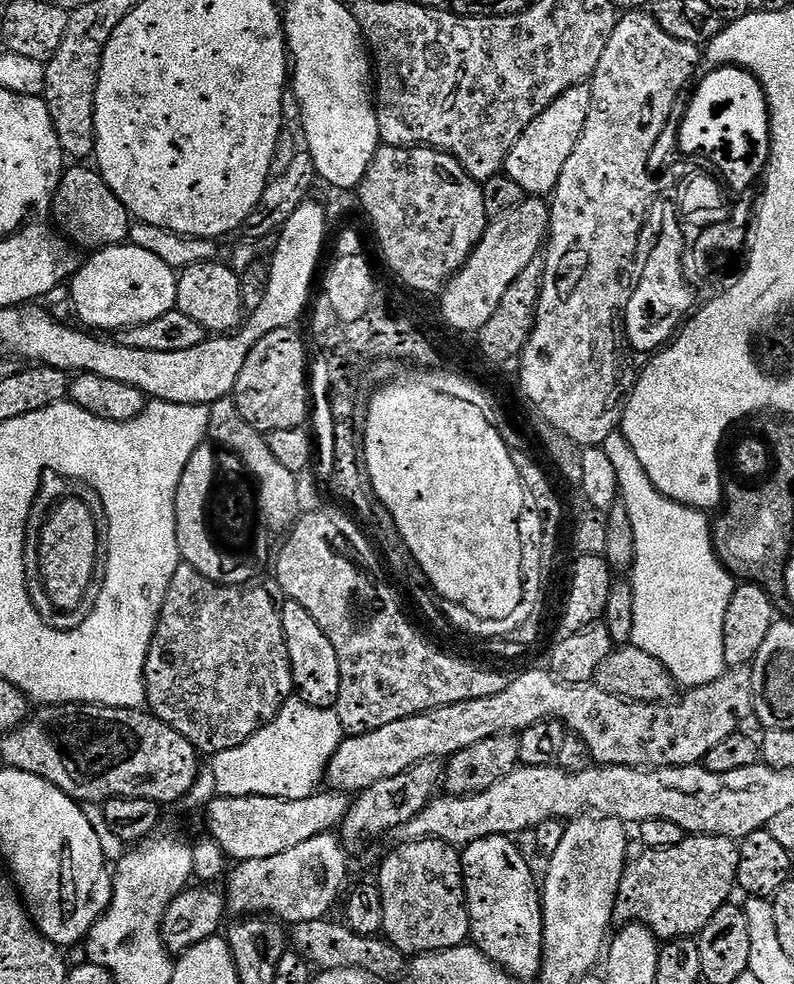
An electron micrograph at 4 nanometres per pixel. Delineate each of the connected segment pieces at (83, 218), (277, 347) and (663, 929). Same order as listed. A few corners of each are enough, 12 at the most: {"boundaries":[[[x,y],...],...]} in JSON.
{"boundaries":[[[69,167],[52,220],[78,248],[125,243],[129,210],[99,171]],[[291,327],[248,351],[234,397],[263,434],[303,428],[310,355]],[[689,835],[627,865],[615,915],[696,938],[737,887],[740,845]]]}

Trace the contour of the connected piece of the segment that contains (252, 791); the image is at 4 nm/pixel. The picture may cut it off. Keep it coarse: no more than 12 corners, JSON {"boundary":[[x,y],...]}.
{"boundary":[[284,704],[211,757],[220,796],[315,796],[345,736],[335,707]]}

